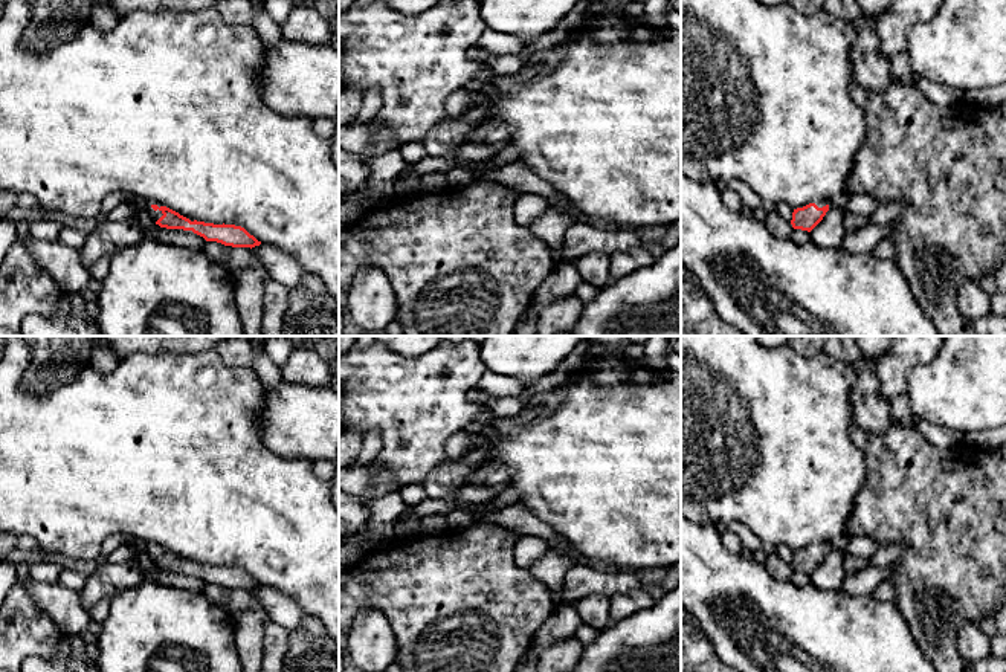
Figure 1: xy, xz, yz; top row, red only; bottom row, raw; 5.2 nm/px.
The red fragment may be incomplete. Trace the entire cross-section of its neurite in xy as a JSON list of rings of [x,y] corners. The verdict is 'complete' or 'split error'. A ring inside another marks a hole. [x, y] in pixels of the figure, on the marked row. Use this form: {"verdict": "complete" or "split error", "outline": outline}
{"verdict": "split error", "outline": [[[147,202],[147,209],[151,220],[160,228],[166,229],[183,229],[192,231],[194,234],[203,237],[206,241],[217,241],[224,246],[232,247],[255,247],[260,246],[253,235],[250,235],[244,228],[235,225],[214,225],[205,221],[191,221],[189,218],[180,215],[179,212],[162,206],[156,202]]]}

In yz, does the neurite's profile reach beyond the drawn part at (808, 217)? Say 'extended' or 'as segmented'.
extended

